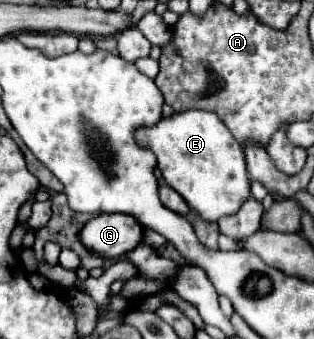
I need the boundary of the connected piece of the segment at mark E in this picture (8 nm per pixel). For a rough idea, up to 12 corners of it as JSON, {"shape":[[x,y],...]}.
{"shape":[[216,114],[140,128],[202,220],[250,198],[244,150]]}

